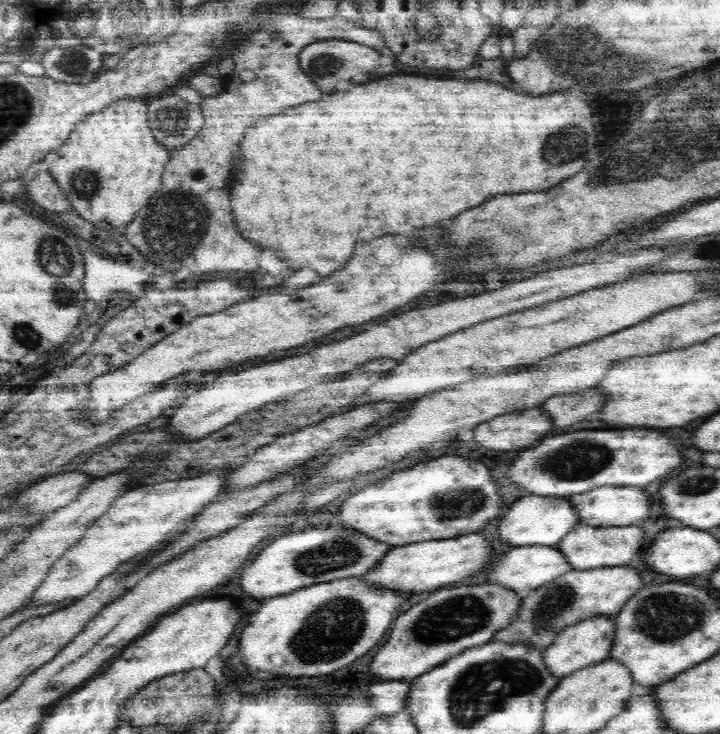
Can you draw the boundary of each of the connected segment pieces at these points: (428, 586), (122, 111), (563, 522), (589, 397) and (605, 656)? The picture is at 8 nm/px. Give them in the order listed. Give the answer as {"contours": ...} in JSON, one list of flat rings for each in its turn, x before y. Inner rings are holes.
{"contours":[[[466,534,460,538,448,538,448,540,416,541,412,544,393,547,376,570,370,570,366,580,370,585,388,589,434,590,458,580,464,580,468,576,474,576,484,571,493,561,494,548,492,543,482,534]],[[120,100,80,122,70,134,68,142,46,156,46,164,52,179,60,184,77,216,101,228,125,229,132,222,132,214,138,212,162,186,165,164,169,161,171,151,152,138,155,136,148,128,144,100]],[[526,494,528,498,518,498,509,508,502,513,496,523,499,525,499,536,502,542,524,545,558,546,563,536,572,532,581,524,578,513,568,498,544,498,540,495]],[[594,388,576,394,552,396,540,405,554,427,570,426,574,422,580,422,588,414,598,412,600,406,604,406,604,396]],[[594,617,583,621,578,621,572,626,567,626,561,630,552,645,543,651,543,662,546,663,546,669,557,678,568,677,590,665,609,660,610,650,614,642,612,632,616,632,616,623,608,617]]]}

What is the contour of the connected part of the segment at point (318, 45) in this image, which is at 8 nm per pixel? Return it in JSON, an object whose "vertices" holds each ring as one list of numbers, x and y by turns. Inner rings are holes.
{"vertices":[[330,39,312,42,312,44,305,46,300,52,298,62,300,68,312,79,312,82,318,84,320,90,336,92,334,86,340,80,350,80,360,72,370,73,380,66,380,58,382,55,379,50,373,47,344,39]]}

